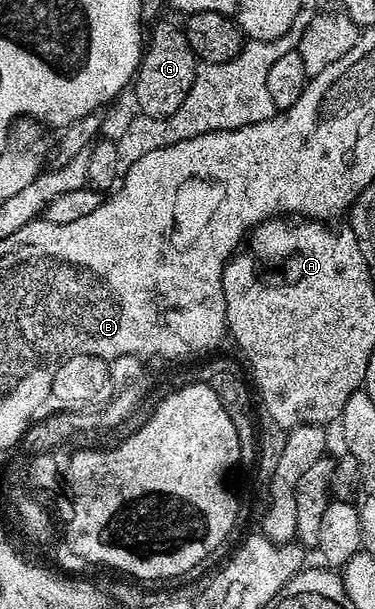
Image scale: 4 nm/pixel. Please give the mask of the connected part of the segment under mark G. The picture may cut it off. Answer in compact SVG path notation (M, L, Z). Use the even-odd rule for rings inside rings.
M158 22L154 31L149 31L148 41L144 46L142 62L132 79L134 98L143 115L148 118L167 118L172 116L184 104L198 74L200 63L188 44L188 36L181 25L174 22Z

